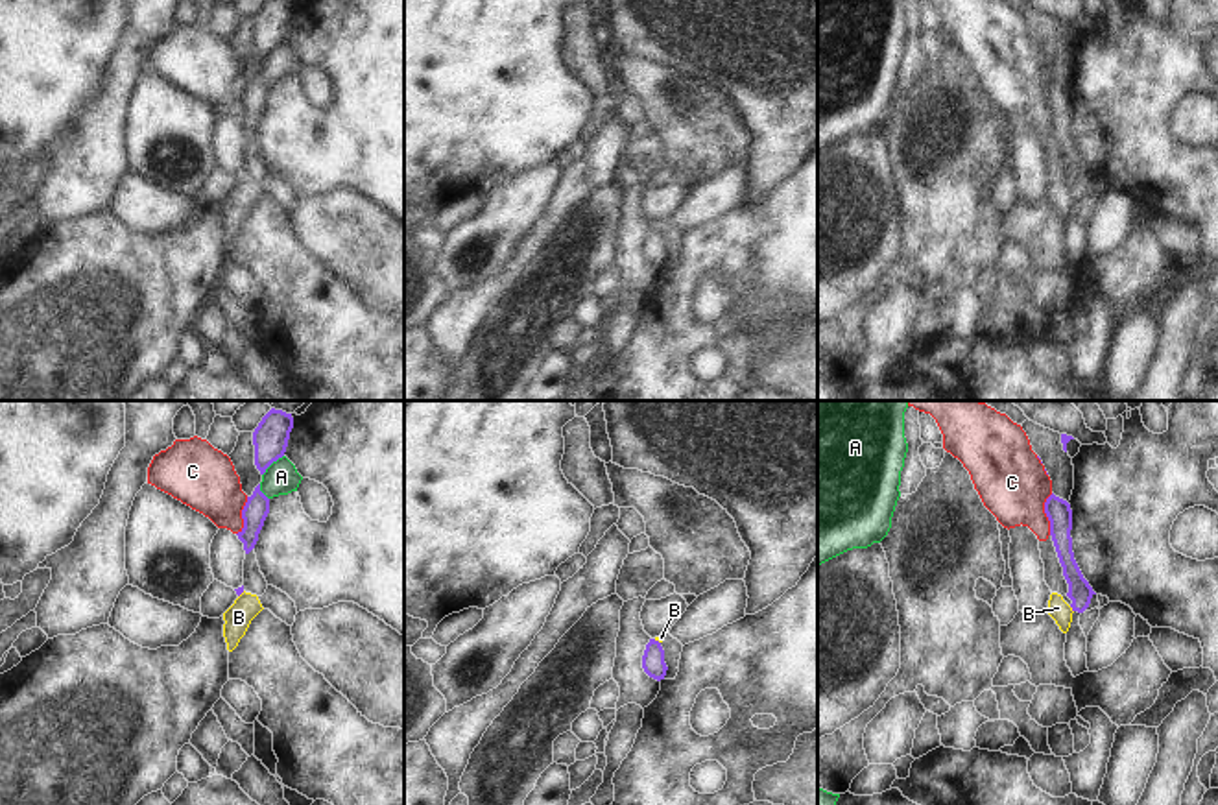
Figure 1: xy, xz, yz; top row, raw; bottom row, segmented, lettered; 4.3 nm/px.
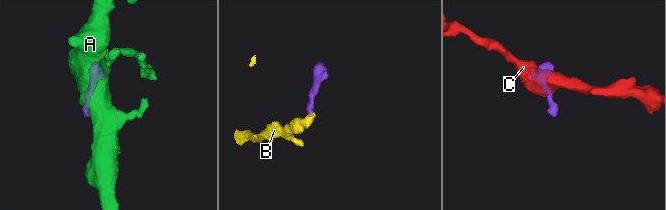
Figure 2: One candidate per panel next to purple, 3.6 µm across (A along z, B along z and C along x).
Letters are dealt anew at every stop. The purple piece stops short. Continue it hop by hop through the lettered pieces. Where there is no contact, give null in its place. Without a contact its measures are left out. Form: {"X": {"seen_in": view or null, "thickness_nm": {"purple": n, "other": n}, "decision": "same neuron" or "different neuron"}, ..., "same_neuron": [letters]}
{"A": {"seen_in": "xy", "thickness_nm": {"purple": 160, "other": 150}, "decision": "different neuron"}, "B": {"seen_in": "yz", "thickness_nm": {"purple": 100, "other": 90}, "decision": "different neuron"}, "C": {"seen_in": "yz", "thickness_nm": {"purple": 110, "other": 300}, "decision": "different neuron"}, "same_neuron": []}

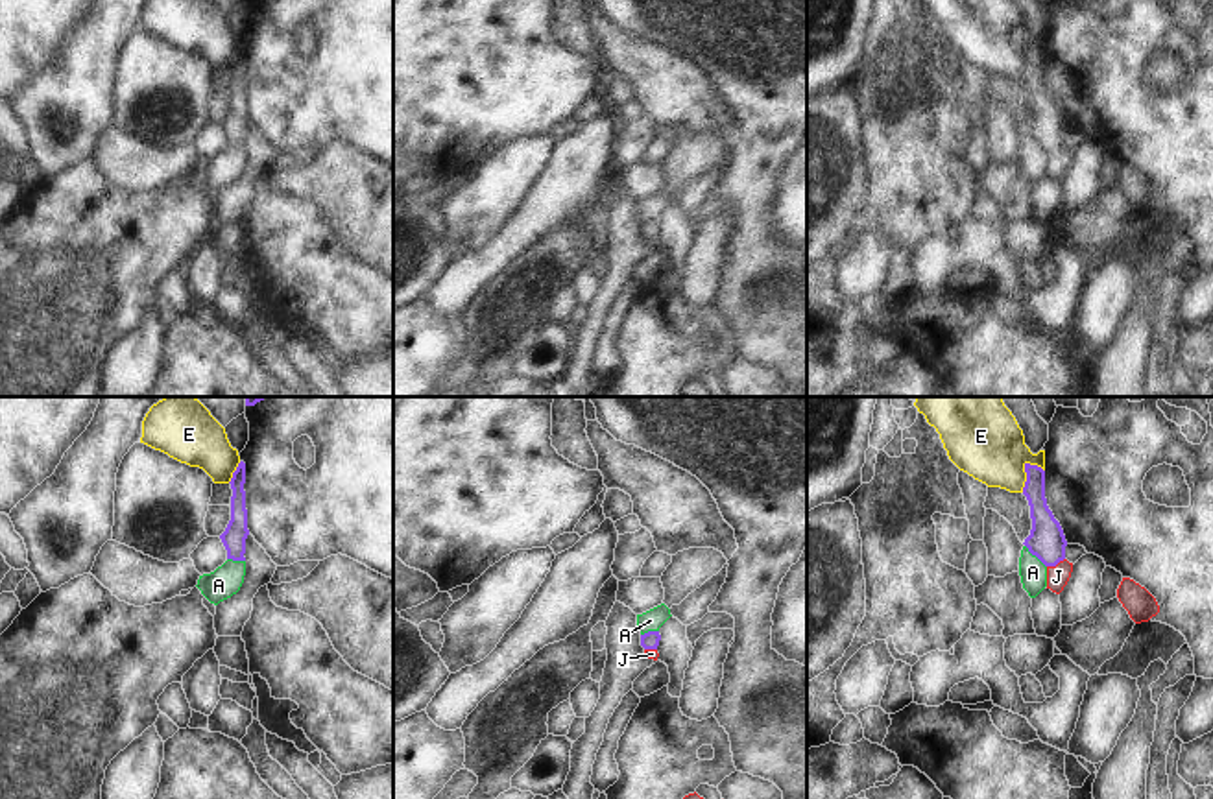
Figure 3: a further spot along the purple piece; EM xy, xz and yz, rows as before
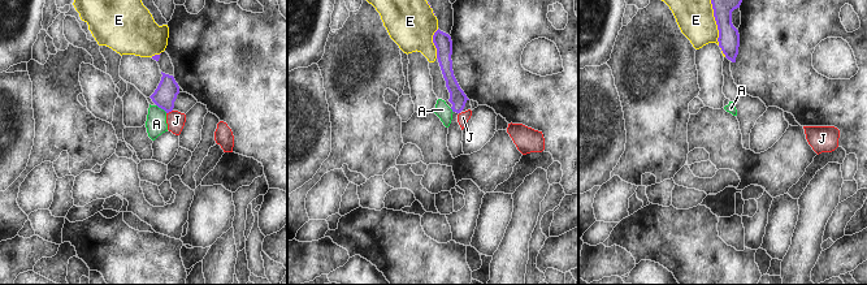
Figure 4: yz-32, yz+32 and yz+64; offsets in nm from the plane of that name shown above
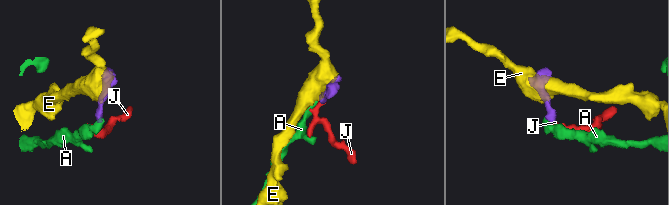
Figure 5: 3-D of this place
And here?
{"A": {"seen_in": "yz", "thickness_nm": {"purple": 160, "other": 120}, "decision": "different neuron"}, "E": {"seen_in": "yz", "thickness_nm": {"purple": 110, "other": 300}, "decision": "different neuron"}, "J": {"seen_in": "yz", "thickness_nm": {"purple": 160, "other": 100}, "decision": "same neuron"}, "same_neuron": ["J"]}

